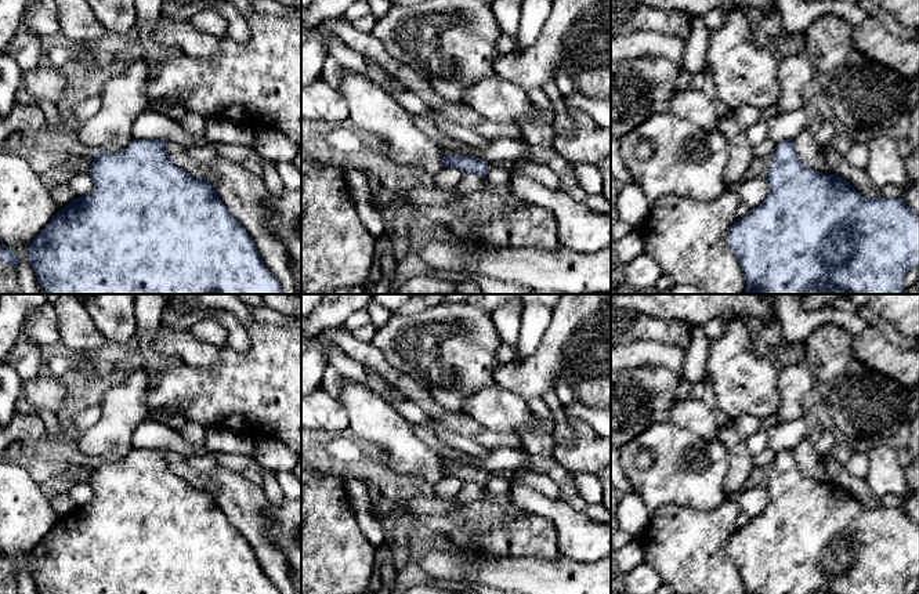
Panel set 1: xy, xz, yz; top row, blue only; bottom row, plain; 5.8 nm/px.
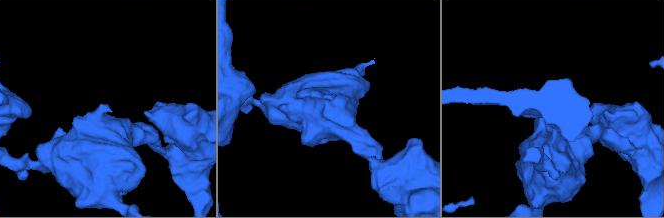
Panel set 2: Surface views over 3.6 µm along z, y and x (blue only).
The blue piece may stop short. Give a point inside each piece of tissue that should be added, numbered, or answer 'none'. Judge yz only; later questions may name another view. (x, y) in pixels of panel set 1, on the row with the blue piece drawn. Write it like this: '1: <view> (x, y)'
none

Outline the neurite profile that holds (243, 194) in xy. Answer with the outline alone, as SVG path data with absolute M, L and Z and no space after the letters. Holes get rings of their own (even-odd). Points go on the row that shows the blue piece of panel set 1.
M221 155L210 162L211 173L206 180L218 199L253 238L265 267L278 279L282 294L297 294L289 250L269 228L274 218L268 215L264 202L271 193L263 178Z

